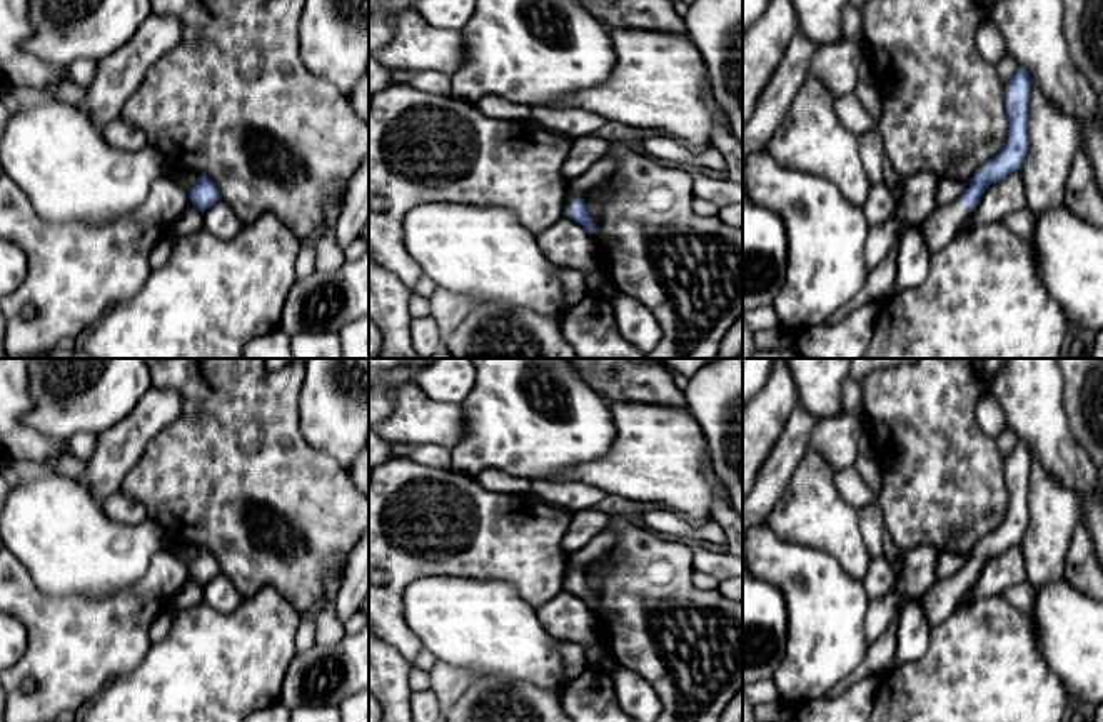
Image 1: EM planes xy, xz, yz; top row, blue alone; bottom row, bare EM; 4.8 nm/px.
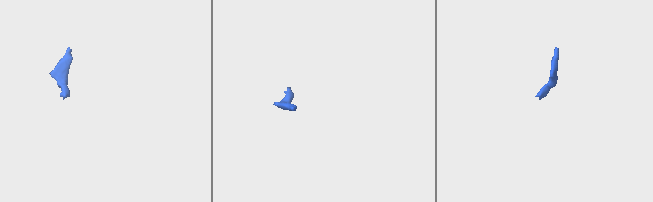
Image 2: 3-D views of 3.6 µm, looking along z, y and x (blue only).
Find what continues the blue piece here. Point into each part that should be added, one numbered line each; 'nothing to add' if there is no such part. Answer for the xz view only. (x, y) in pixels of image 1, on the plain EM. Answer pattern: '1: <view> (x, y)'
1: xz (569, 577)

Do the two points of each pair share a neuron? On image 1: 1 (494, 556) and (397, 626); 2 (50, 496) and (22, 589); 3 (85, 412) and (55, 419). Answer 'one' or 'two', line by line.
1: one
2: two
3: one

